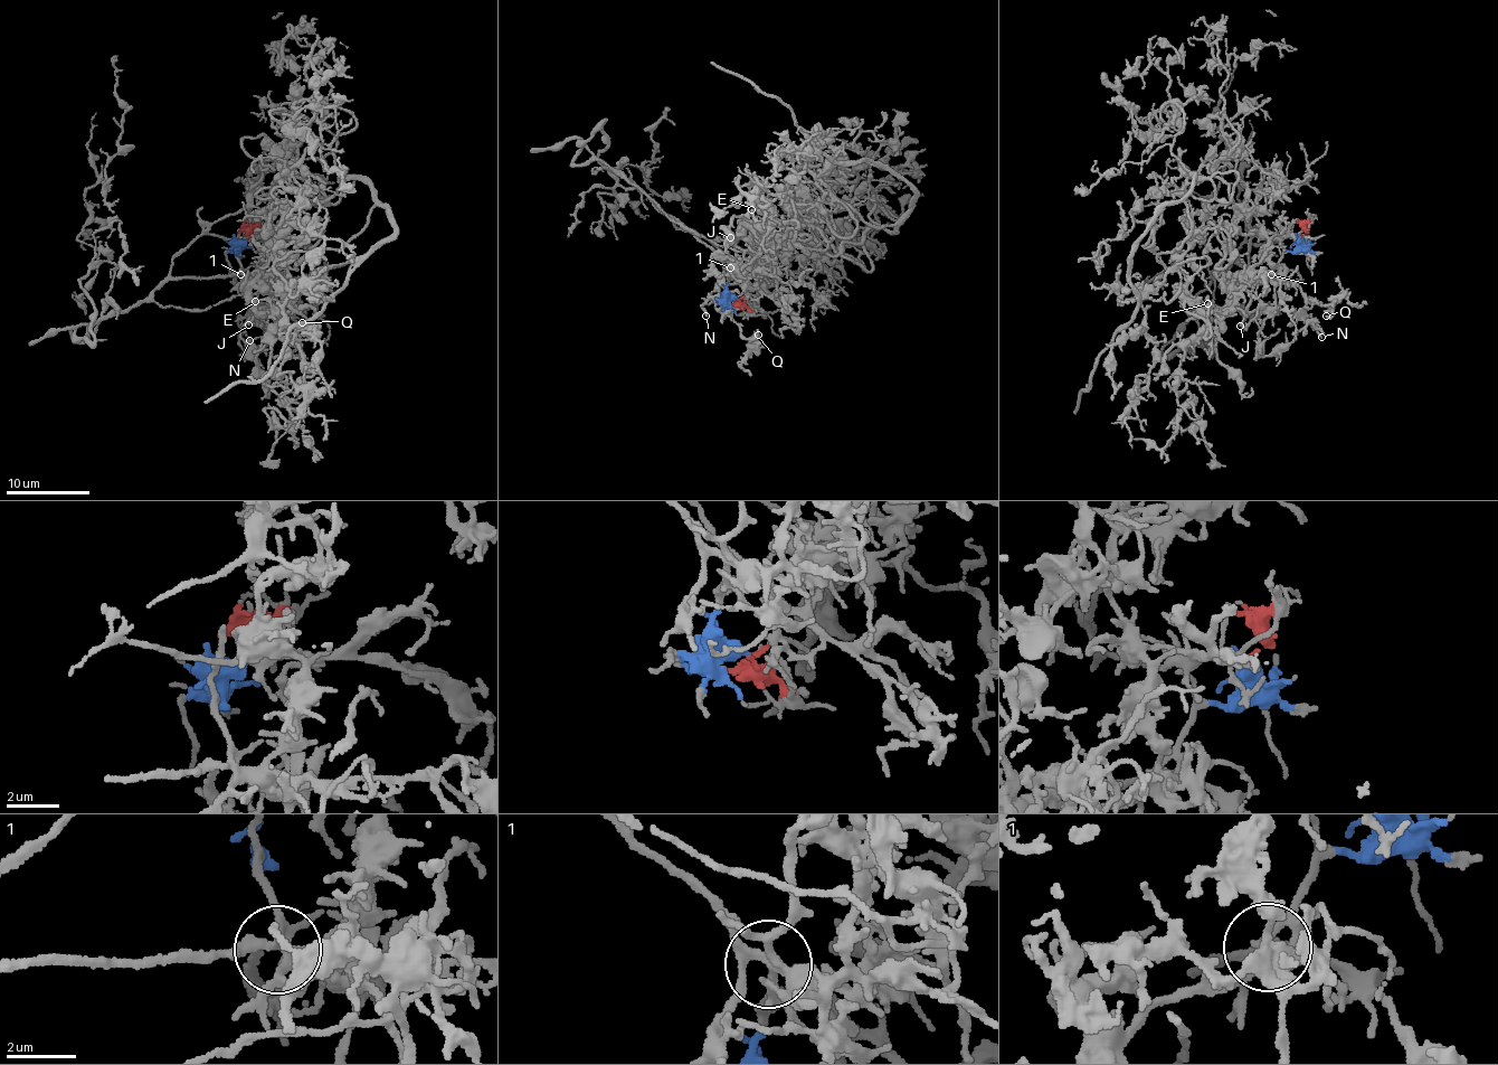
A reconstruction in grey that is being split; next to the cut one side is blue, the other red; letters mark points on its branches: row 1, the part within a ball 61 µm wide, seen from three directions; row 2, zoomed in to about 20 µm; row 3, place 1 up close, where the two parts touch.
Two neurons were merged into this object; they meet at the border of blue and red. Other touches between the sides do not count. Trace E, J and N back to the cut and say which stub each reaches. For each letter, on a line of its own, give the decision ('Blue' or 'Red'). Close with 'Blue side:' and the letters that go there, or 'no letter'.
E: Blue
J: Blue
N: Red
Blue side: E, J

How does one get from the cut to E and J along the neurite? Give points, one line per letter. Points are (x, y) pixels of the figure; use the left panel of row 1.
E: (246, 239), (235, 253), (246, 285), (243, 289), (253, 307), (255, 302)
J: (246, 239), (235, 253), (245, 286), (254, 284), (268, 289), (271, 298), (271, 307), (248, 324)

